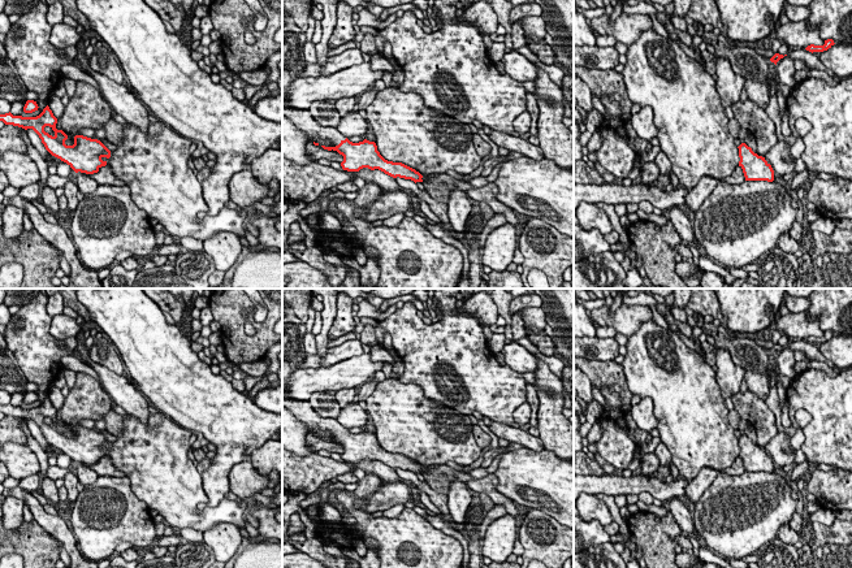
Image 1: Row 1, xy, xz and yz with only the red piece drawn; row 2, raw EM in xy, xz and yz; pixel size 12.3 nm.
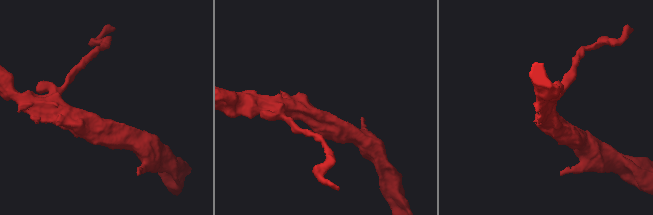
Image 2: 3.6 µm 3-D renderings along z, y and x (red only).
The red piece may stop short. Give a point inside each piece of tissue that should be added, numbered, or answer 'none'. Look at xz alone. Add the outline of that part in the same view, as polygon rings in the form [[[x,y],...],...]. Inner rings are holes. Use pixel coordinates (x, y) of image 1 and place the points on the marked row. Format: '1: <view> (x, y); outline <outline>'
1: xz (293, 38); outline [[[282,8],[282,116],[290,120],[299,130],[304,131],[310,142],[319,146],[336,147],[346,139],[336,127],[321,126],[311,116],[310,110],[294,109],[287,105],[287,86],[298,79],[306,66],[303,45],[306,32]]]

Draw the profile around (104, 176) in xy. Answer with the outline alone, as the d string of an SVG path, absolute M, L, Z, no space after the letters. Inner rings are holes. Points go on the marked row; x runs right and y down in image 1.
M108 165L99 168L98 173L88 174L94 178L99 185L125 185L121 179L118 179L111 170Z

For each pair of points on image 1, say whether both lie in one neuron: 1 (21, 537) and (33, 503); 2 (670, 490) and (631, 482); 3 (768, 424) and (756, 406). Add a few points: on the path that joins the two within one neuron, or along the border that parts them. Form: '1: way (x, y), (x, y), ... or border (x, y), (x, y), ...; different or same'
1: border (33, 516), (40, 527), (56, 538); different
2: way (661, 490), (651, 484), (640, 484); same
3: way (764, 420), (756, 410); same

